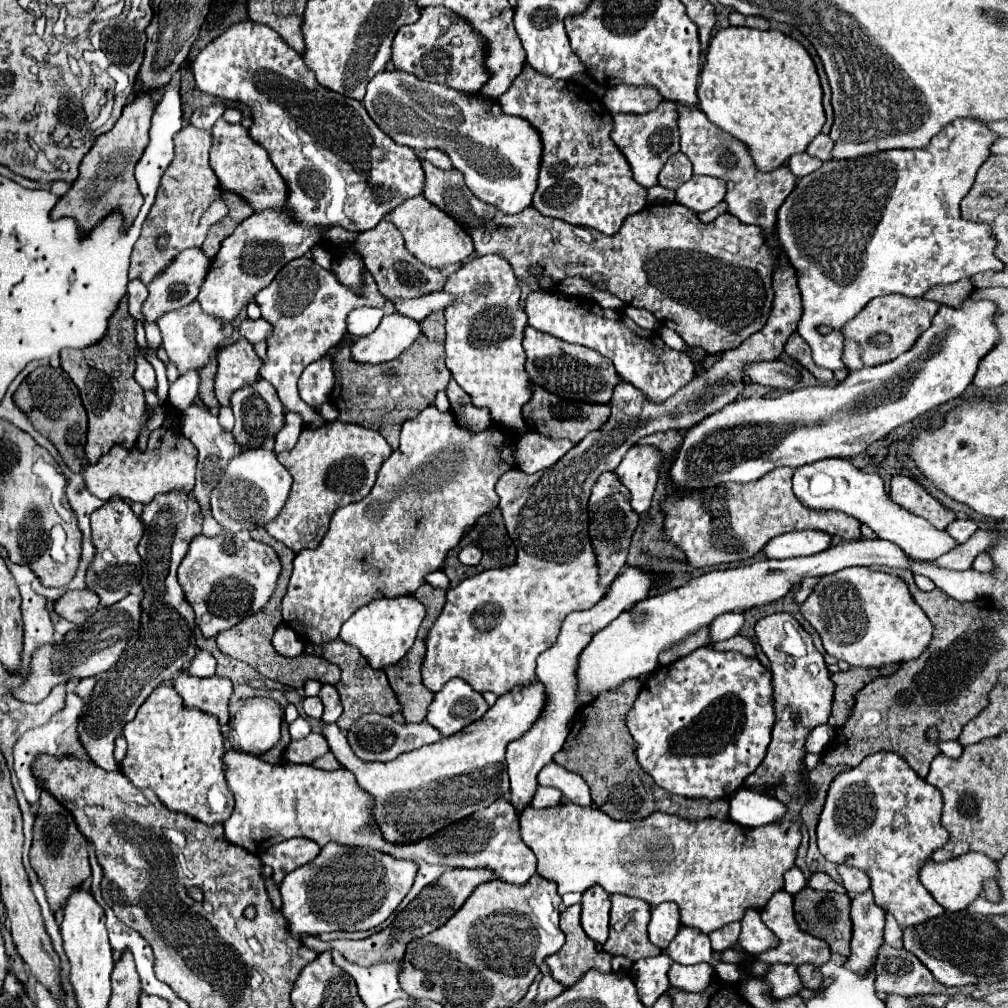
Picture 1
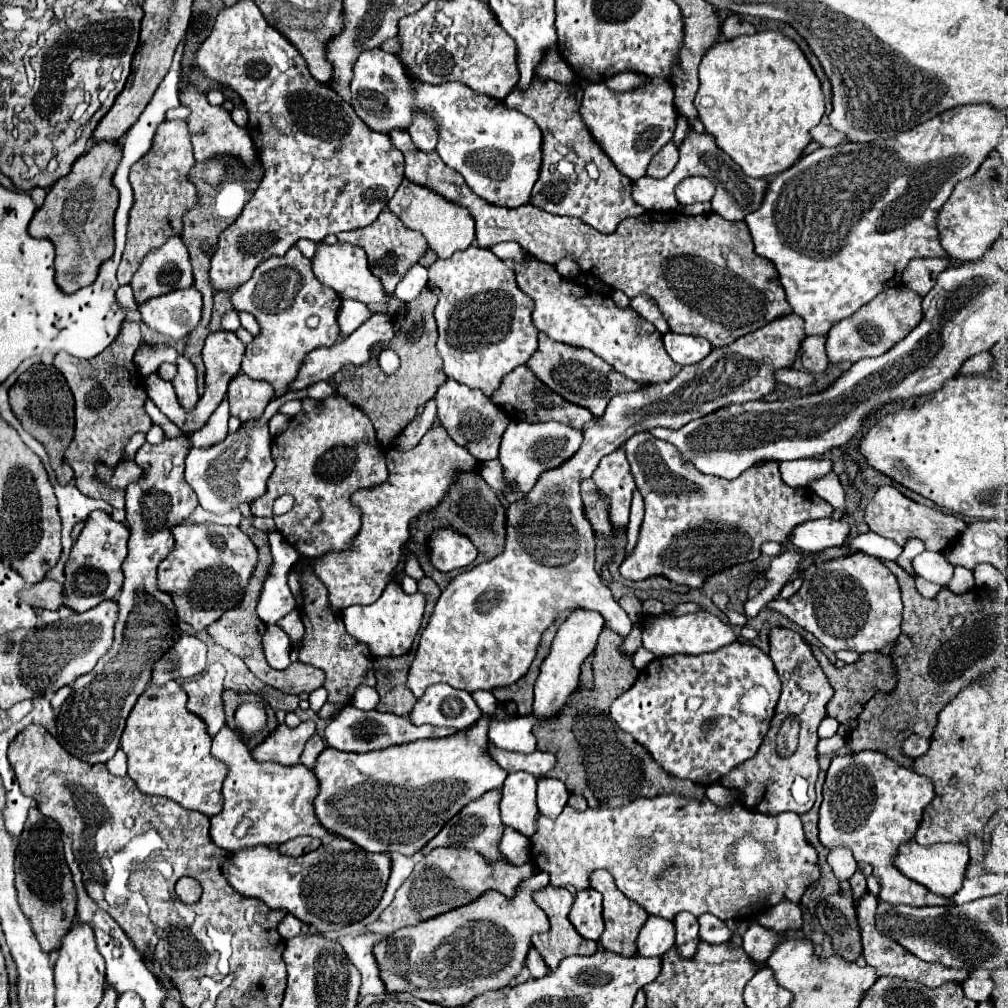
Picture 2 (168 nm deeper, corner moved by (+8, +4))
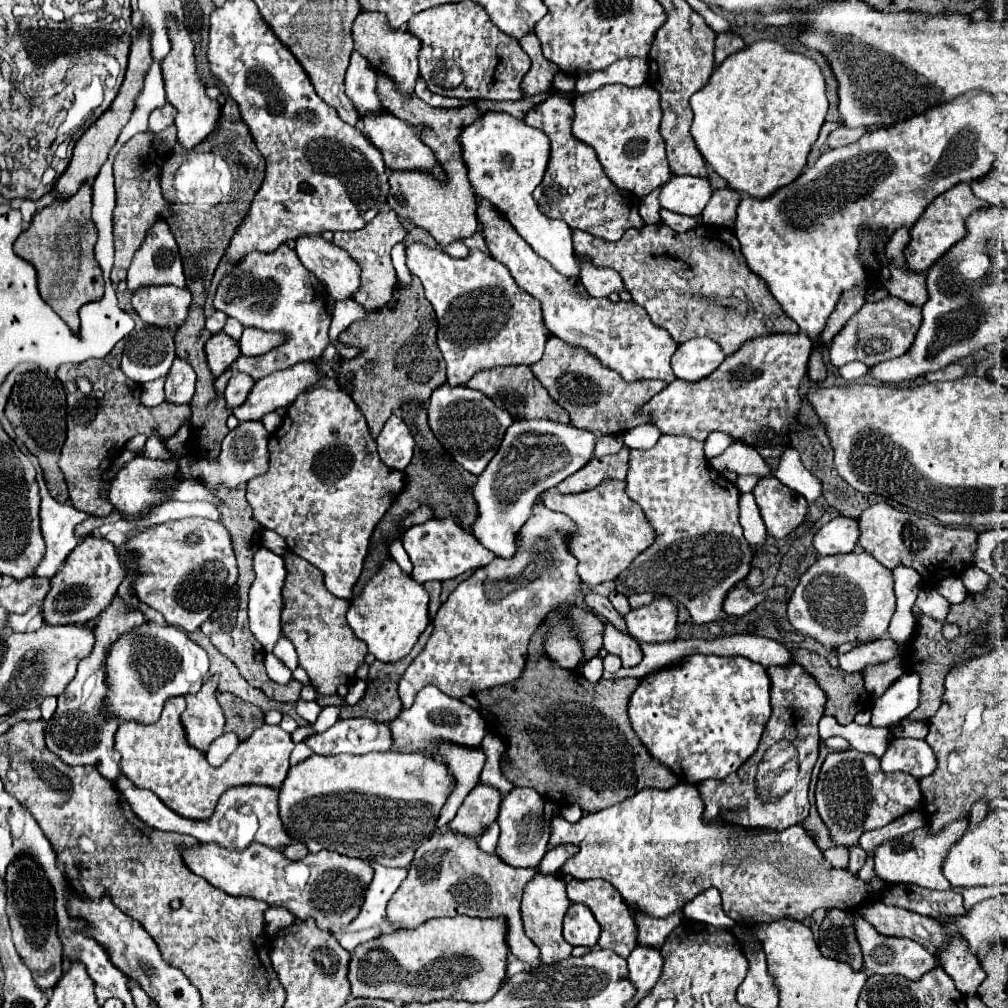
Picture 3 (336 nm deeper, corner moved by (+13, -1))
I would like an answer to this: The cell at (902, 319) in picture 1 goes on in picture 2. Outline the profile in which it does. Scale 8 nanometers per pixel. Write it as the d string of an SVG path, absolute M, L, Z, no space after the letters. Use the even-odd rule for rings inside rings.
M888 288L864 304L852 316L836 322L826 338L826 356L830 362L858 362L860 358L880 356L900 342L922 320L922 296L908 288Z

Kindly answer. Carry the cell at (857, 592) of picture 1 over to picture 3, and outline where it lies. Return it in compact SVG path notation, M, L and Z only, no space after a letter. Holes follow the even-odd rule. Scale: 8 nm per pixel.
M865 551L819 557L801 577L787 609L791 625L823 645L881 639L893 613L893 573Z

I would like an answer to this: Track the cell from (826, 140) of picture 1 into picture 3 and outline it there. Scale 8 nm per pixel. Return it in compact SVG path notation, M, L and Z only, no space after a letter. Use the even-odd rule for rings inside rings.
M839 127L839 129L835 129L835 131L829 135L827 143L829 143L831 149L843 147L843 145L851 145L851 143L859 141L859 137L861 137L865 131L867 131L867 127L855 127L855 129L851 129L851 127Z

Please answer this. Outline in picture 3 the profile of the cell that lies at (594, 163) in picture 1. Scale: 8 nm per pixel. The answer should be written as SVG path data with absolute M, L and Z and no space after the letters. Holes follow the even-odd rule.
M553 93L547 101L533 107L525 115L525 123L541 129L551 139L551 159L547 173L533 197L539 205L539 211L551 219L565 221L571 229L587 231L593 237L601 237L607 241L619 241L627 229L641 229L645 223L639 215L639 197L617 189L609 177L605 175L595 151L579 143L571 135L573 123L573 105L571 99L565 99Z

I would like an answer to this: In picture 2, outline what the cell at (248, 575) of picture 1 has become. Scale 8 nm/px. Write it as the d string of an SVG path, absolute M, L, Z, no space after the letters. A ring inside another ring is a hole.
M180 524L172 528L172 534L176 544L168 558L158 566L158 588L172 594L178 618L200 632L240 604L248 580L256 570L258 548L238 526Z

